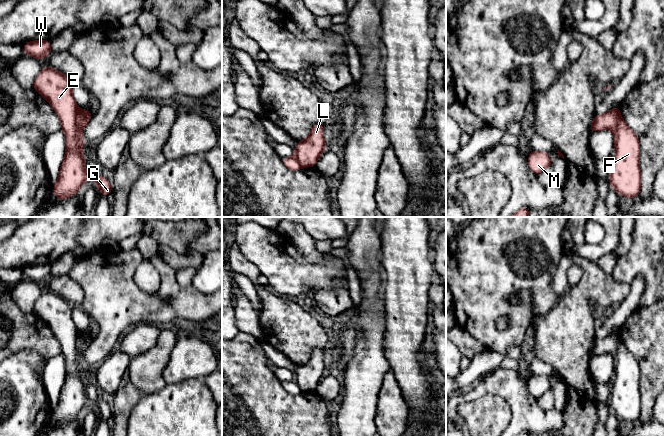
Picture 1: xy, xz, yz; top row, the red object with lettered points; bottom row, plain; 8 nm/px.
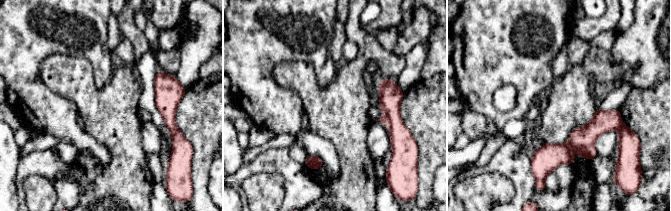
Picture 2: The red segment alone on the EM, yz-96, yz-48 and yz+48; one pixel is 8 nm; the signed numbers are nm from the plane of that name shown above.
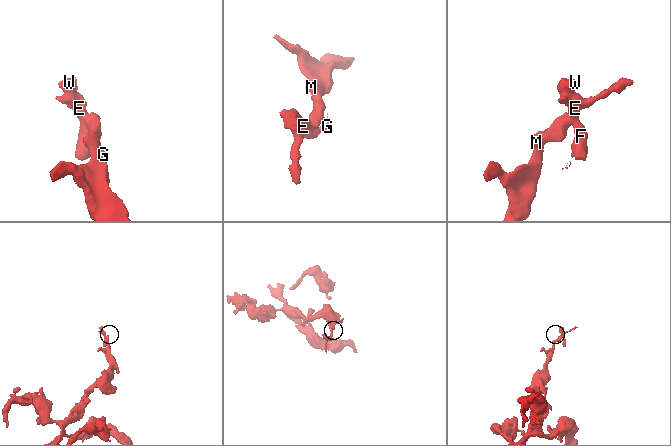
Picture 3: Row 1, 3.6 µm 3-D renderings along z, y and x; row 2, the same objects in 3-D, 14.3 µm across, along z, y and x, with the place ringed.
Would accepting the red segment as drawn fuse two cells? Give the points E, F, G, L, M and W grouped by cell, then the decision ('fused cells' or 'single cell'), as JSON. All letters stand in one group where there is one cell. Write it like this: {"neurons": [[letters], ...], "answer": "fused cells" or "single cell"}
{"neurons": [["E", "F", "G", "W"], ["L", "M"]], "answer": "fused cells"}

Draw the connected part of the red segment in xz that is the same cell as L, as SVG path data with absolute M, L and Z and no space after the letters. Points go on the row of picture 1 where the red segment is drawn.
M315 124L311 128L309 136L302 141L298 141L294 150L295 156L301 167L314 167L319 157L326 150L324 141L325 125Z

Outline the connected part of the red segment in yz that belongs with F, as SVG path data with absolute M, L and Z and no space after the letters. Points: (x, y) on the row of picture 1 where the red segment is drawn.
M620 105L613 109L618 114L614 131L616 155L611 165L609 183L615 192L633 199L640 194L640 141L620 115Z

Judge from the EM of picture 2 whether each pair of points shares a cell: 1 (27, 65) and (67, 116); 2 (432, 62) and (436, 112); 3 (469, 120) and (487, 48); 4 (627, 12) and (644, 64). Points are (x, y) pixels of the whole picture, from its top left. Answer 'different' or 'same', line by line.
1: same
2: different
3: different
4: different

